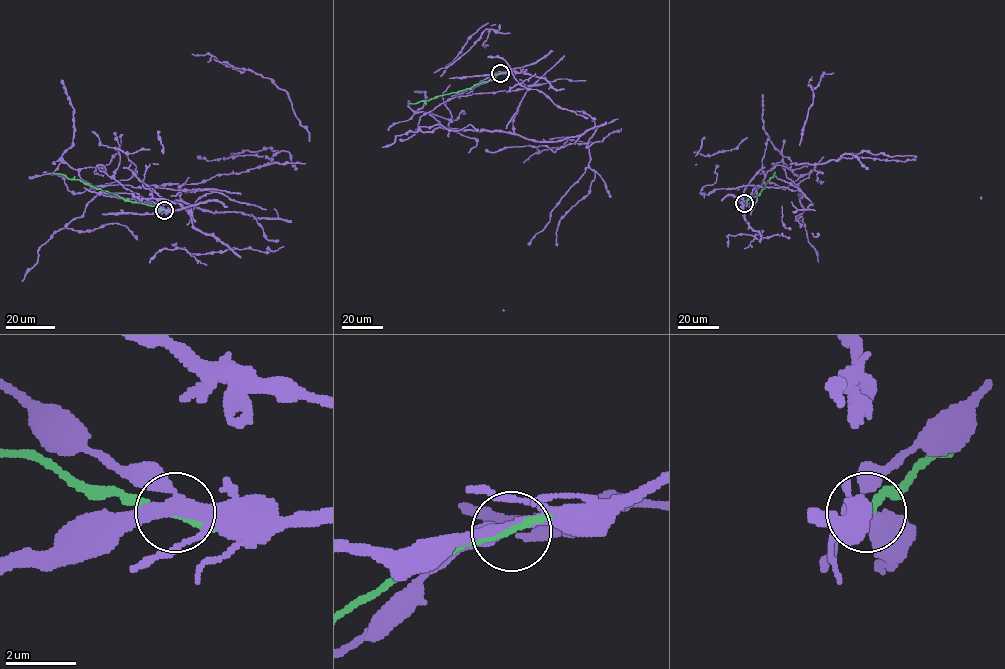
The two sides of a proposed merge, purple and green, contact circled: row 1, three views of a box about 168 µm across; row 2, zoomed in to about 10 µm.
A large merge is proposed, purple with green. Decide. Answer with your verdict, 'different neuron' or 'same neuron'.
different neuron

